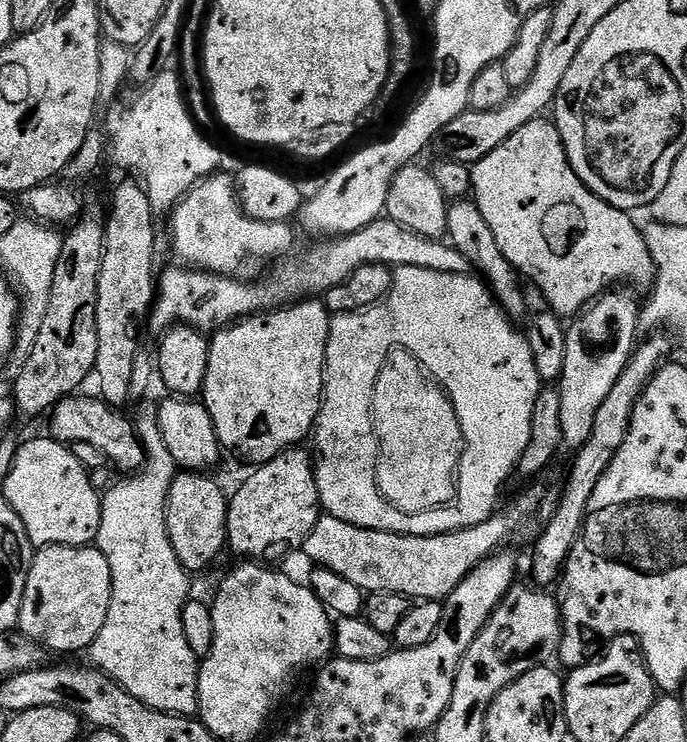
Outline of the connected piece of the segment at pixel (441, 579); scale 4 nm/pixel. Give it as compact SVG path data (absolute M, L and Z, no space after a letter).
M524 492L505 512L497 511L486 522L437 536L403 536L370 530L324 514L314 530L310 530L302 552L313 560L315 567L342 574L342 578L354 582L366 594L389 592L407 596L412 602L443 601L487 556L495 556L505 546L512 546L508 544L531 526L539 512L539 494Z

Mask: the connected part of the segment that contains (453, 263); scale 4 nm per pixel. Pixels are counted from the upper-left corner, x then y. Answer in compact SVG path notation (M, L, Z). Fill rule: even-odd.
M387 218L370 222L370 226L362 226L362 230L358 230L349 236L331 239L327 244L329 245L322 249L321 252L310 253L301 264L277 263L273 267L277 268L273 270L272 276L265 278L264 284L254 284L258 282L249 282L244 278L217 276L211 272L193 270L188 266L175 266L176 268L168 268L165 272L163 269L158 276L158 299L152 306L150 324L160 328L159 330L168 330L173 326L187 326L193 330L199 330L208 334L213 330L226 328L233 322L239 322L246 316L254 316L263 313L265 310L275 310L285 302L295 301L301 294L324 292L327 288L338 287L339 284L340 287L347 285L352 275L360 267L366 267L368 264L383 265L389 270L417 268L418 270L449 272L459 276L467 276L470 272L466 258L462 258L462 254L458 254L458 250L452 247L451 244L443 239L431 240L422 234L414 234L414 230L406 230L406 226L402 226L398 222Z

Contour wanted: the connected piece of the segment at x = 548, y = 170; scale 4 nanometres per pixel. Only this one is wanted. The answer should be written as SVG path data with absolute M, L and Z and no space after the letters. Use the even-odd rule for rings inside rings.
M551 119L531 120L526 126L522 126L522 130L518 130L518 134L510 134L510 138L506 138L506 142L502 142L502 146L498 146L498 150L490 150L490 154L486 154L486 158L482 158L477 164L471 165L471 169L471 195L475 199L478 210L482 210L482 218L486 218L490 230L494 233L494 238L498 241L498 247L502 249L502 254L506 254L506 258L512 263L512 267L525 281L528 279L527 283L531 287L540 291L544 296L545 305L557 316L561 318L575 317L577 313L587 308L597 296L602 296L606 290L615 289L617 286L637 284L638 287L644 288L643 290L651 289L656 278L656 267L654 266L654 258L650 258L650 250L644 241L641 225L639 223L636 225L631 220L633 217L629 213L610 206L602 198L598 198L580 181L578 174L570 166L560 131L556 129L555 123Z

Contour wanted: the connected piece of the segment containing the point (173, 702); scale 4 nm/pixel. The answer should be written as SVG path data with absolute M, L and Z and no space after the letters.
M154 399L140 403L132 421L143 444L145 461L135 474L118 479L103 493L100 501L102 522L98 526L94 544L100 553L110 562L112 579L112 601L106 614L106 622L94 638L90 649L91 663L103 670L110 679L122 685L129 694L138 698L146 706L159 712L168 712L172 716L195 717L200 710L198 702L198 657L186 642L182 634L182 610L190 599L188 593L189 572L178 562L174 546L170 546L170 534L166 530L166 498L172 485L172 479L178 471L170 450L166 448L162 432L158 427L159 403Z

